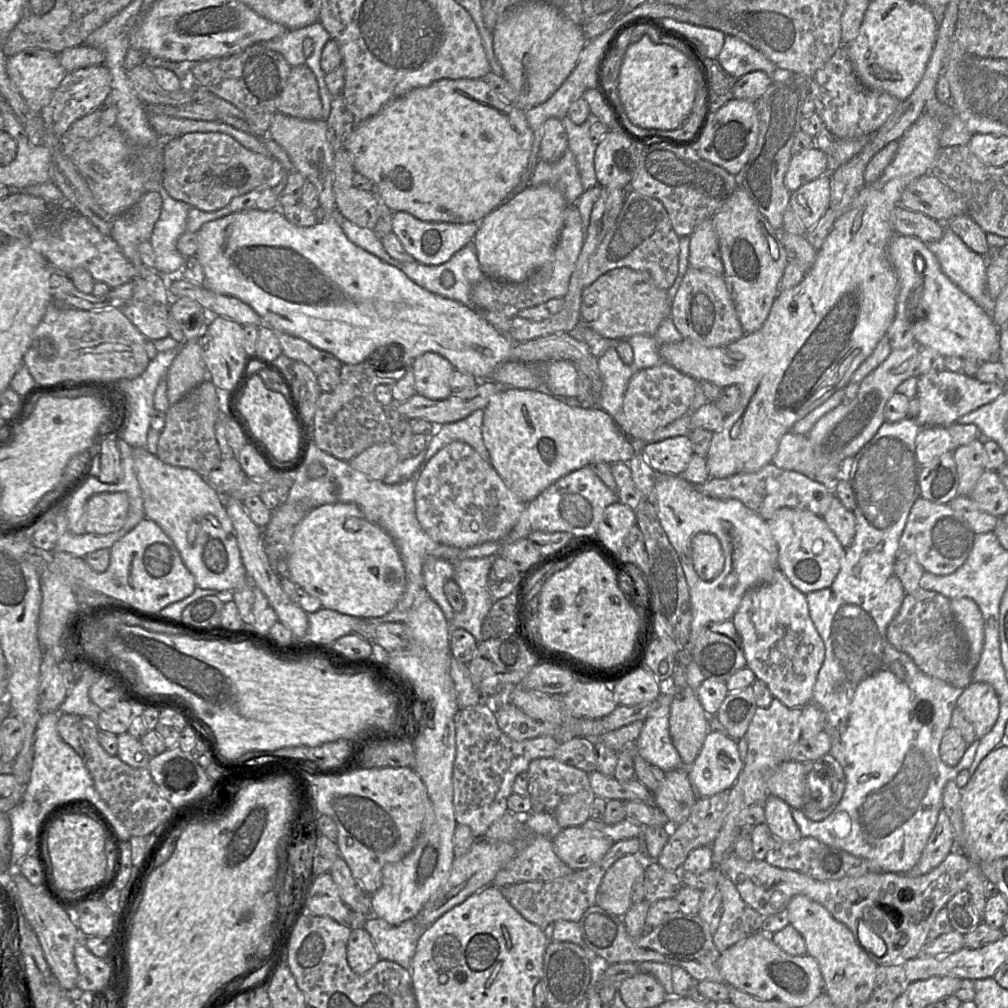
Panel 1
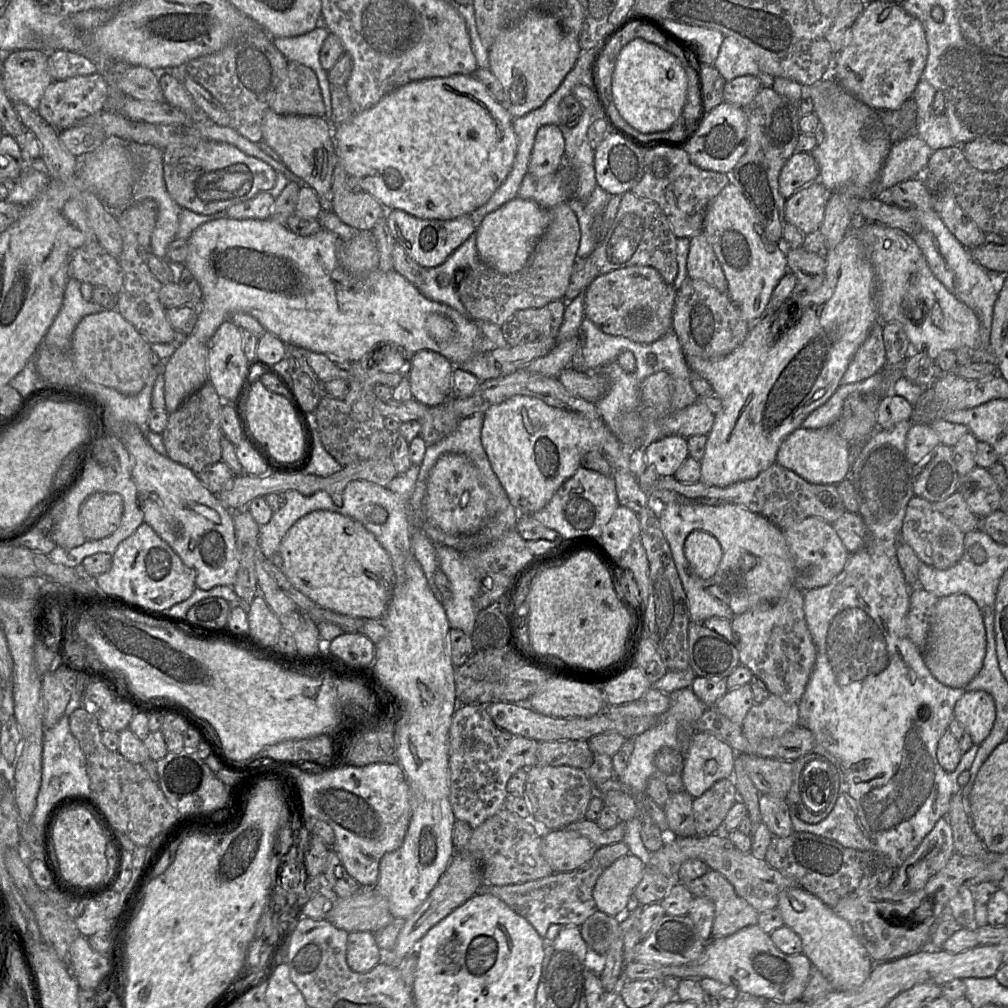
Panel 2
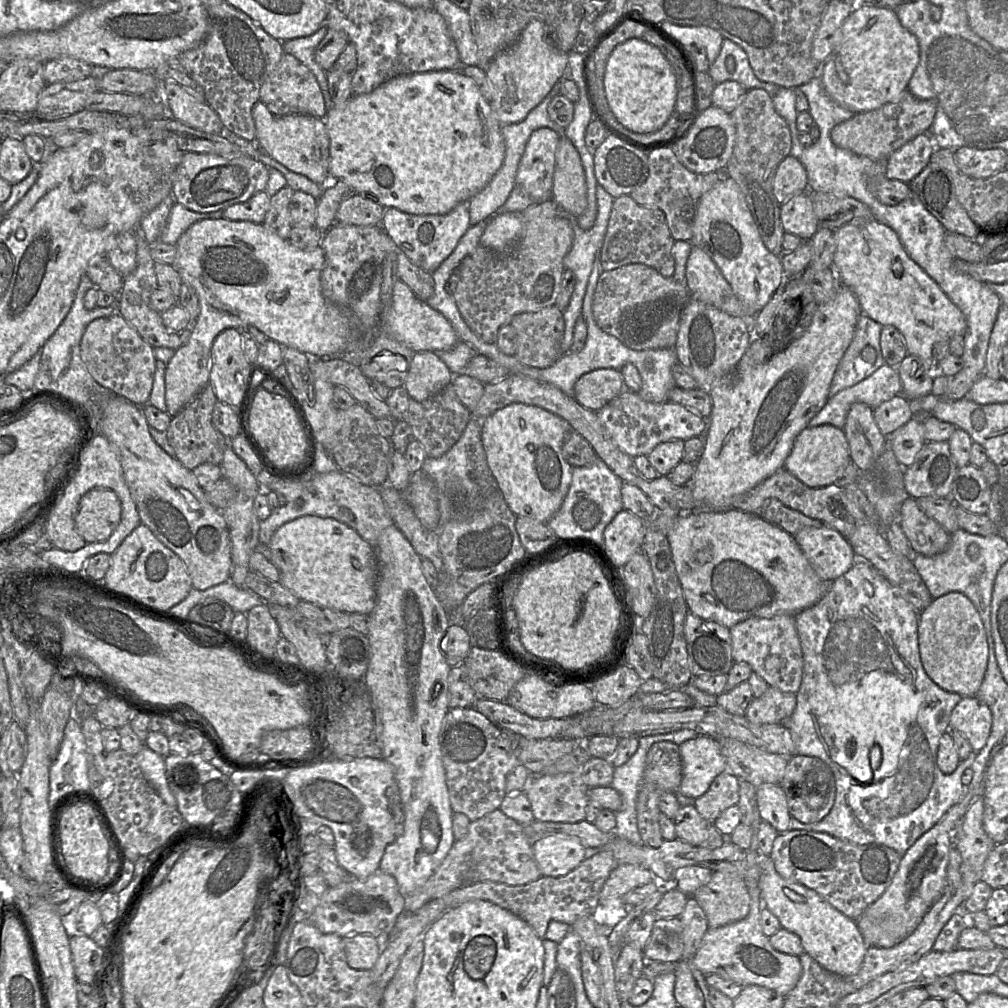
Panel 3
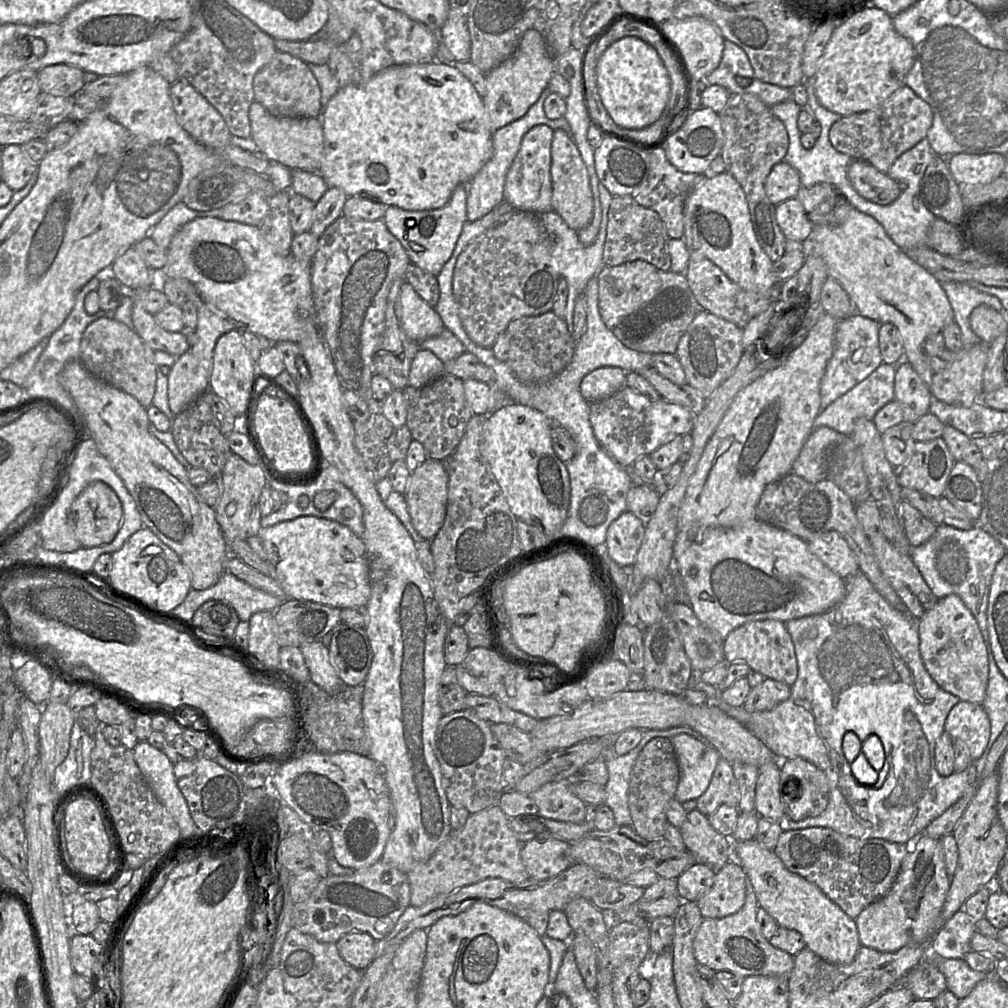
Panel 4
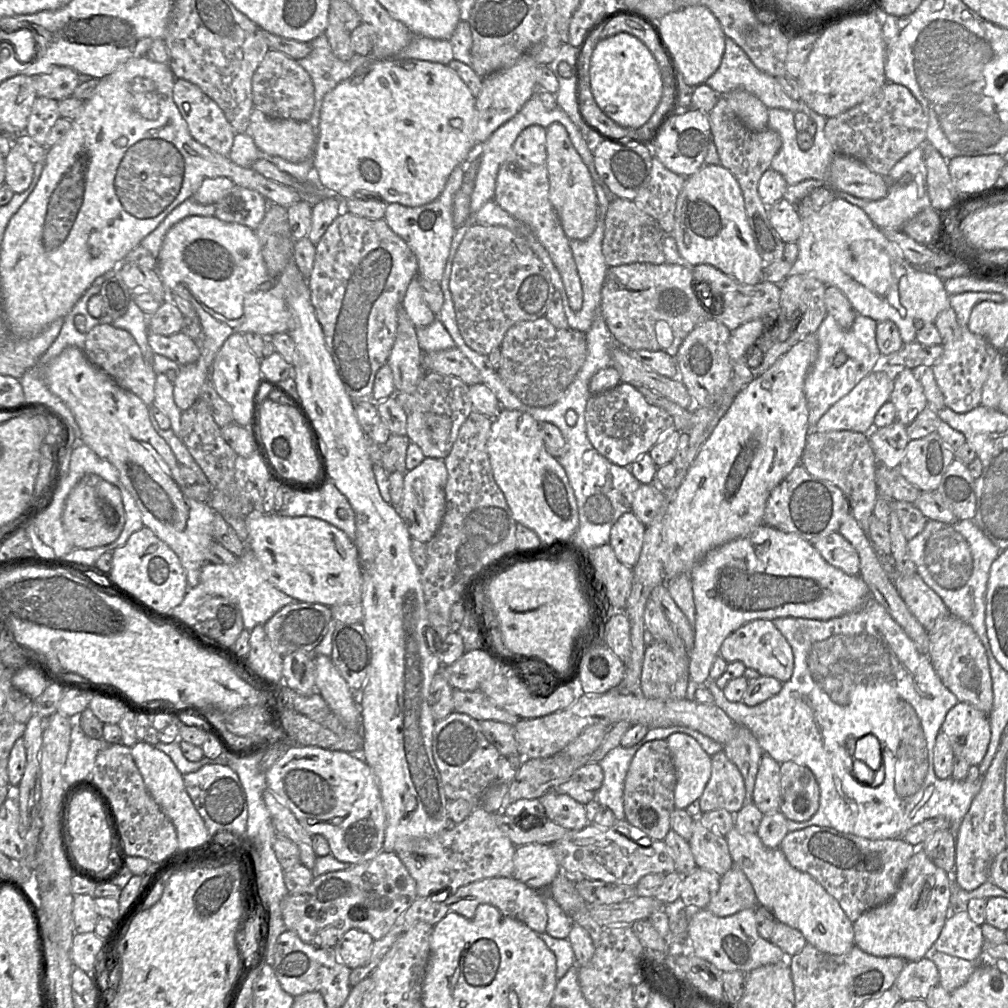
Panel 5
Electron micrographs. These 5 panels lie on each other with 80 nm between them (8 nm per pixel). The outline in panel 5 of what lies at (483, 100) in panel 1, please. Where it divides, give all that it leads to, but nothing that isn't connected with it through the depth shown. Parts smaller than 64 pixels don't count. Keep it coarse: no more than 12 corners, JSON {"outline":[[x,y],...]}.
{"outline":[[387,58],[323,98],[313,178],[418,207],[474,153],[448,65]]}

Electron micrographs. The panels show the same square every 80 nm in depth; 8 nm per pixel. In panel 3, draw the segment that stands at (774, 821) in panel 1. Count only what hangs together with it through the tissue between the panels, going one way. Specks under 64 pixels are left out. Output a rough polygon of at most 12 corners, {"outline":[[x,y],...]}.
{"outline":[[780,784],[757,787],[762,821],[779,834],[790,830],[791,815]]}

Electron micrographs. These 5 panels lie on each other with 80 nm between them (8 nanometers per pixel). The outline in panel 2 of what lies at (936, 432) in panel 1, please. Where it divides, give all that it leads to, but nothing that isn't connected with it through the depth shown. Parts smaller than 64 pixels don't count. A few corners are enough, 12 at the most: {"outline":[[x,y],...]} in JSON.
{"outline":[[913,423],[906,455],[913,465],[940,443],[930,424]]}

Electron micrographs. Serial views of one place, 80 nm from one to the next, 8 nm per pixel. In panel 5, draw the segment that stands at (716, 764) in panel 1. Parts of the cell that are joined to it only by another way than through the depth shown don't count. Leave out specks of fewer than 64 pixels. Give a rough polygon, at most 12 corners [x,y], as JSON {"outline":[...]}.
{"outline":[[690,735],[666,740],[677,771],[674,804],[700,799],[711,756]]}

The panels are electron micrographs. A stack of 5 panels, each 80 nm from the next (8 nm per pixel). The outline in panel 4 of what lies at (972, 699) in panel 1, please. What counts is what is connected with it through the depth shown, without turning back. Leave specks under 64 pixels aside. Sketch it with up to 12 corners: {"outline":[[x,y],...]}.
{"outline":[[960,700],[945,732],[977,760],[990,739],[982,705]]}

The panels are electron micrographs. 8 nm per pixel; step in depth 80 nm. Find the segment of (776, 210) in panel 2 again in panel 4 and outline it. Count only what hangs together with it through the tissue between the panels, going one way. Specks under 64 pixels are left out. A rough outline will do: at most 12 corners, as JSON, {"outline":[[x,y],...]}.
{"outline":[[754,94],[718,113],[721,157],[742,187],[756,239],[772,262],[786,238],[765,191],[789,147]]}

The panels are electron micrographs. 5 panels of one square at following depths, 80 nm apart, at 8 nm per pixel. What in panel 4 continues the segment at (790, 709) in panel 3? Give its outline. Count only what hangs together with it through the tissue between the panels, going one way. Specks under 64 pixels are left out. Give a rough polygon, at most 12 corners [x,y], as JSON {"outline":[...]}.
{"outline":[[766,678],[751,688],[747,712],[770,710],[789,698],[790,687]]}

